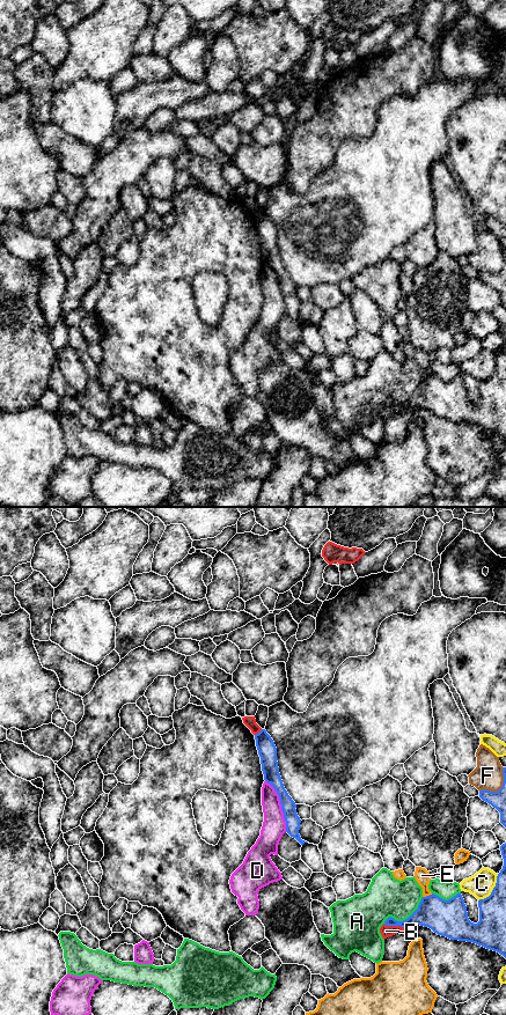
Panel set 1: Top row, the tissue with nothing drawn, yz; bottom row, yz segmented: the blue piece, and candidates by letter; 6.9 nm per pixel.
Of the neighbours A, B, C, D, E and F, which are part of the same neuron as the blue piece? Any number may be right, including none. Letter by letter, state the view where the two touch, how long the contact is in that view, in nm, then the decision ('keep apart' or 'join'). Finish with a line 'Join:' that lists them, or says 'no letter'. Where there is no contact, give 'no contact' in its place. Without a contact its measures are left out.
A: meets blue in yz; contact 340 nm long; keep apart
B: meets blue in yz; contact 160 nm long; keep apart
C: meets blue in yz; contact 240 nm long; keep apart
D: meets blue in yz; contact 380 nm long; keep apart
E: meets blue in yz; contact 80 nm long; keep apart
F: meets blue in yz; contact 240 nm long; keep apart
Join: no letter

